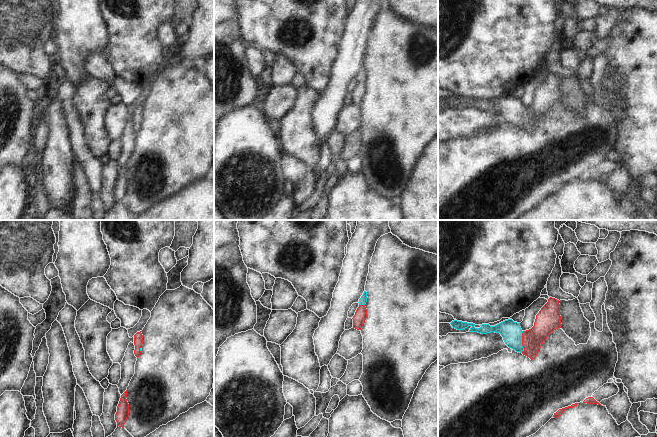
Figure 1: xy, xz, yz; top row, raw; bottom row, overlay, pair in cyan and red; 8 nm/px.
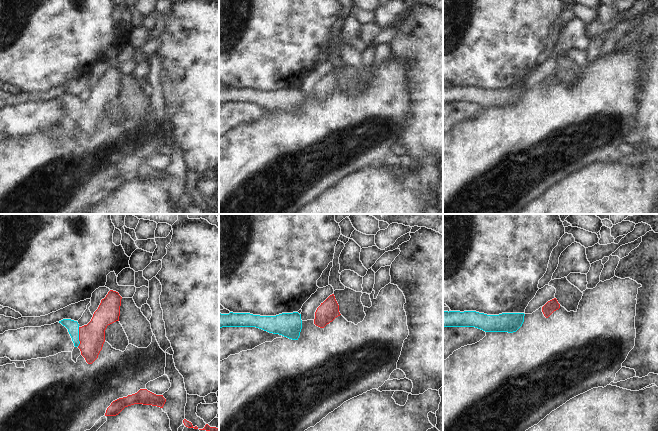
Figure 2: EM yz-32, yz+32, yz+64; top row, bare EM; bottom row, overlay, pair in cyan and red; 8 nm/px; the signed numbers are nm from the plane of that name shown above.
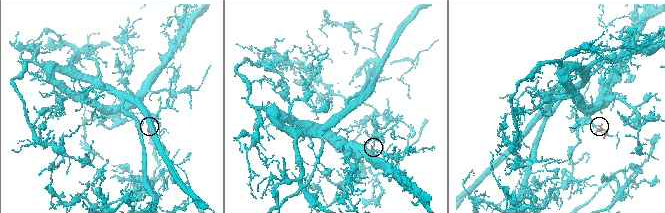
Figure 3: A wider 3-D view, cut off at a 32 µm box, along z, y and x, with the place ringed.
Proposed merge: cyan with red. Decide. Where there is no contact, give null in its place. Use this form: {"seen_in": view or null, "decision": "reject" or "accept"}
{"seen_in": "yz", "decision": "accept"}

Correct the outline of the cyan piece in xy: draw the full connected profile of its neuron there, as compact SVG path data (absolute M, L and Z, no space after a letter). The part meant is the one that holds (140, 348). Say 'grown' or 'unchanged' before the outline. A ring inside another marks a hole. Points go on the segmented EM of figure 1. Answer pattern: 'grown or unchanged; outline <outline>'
grown; outline M137 332L135 335L134 335L134 345L135 345L135 350L134 350L134 354L135 356L138 358L141 353L142 353L142 349L141 349L141 346L143 344L143 335L140 332Z

